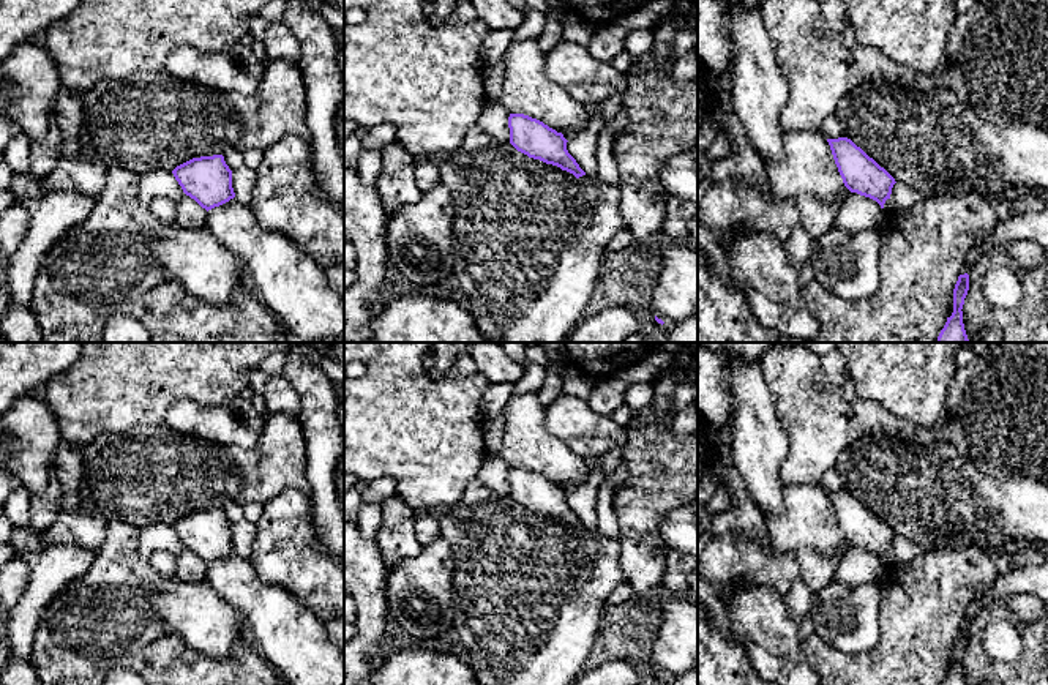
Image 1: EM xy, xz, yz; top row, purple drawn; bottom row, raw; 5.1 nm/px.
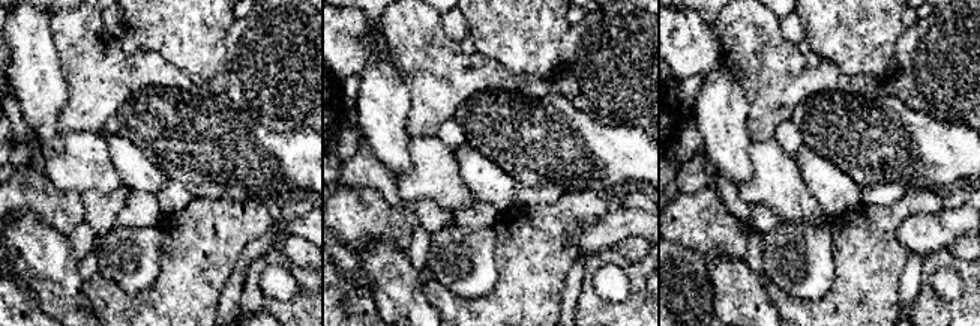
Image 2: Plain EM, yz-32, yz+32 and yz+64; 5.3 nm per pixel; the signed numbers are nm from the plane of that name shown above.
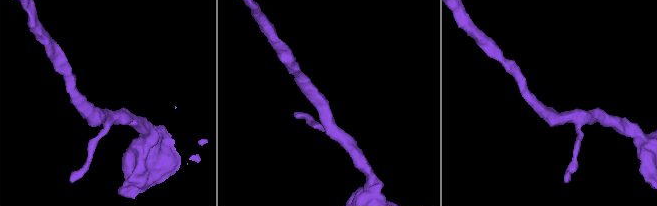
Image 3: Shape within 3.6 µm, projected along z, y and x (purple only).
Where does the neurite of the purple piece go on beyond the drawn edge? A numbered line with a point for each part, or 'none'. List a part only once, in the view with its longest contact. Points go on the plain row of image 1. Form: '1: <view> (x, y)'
none

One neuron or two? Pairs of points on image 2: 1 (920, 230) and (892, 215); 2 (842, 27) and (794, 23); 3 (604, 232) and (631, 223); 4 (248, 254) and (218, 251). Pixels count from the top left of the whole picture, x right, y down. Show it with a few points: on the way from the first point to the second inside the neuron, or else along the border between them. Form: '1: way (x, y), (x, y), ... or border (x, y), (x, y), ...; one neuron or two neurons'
1: border (937, 212), (908, 217), (899, 226), (896, 239); two neurons
2: border (797, 15), (805, 35); two neurons
3: way (610, 230), (625, 223); one neuron
4: border (266, 230), (246, 244), (225, 286); two neurons

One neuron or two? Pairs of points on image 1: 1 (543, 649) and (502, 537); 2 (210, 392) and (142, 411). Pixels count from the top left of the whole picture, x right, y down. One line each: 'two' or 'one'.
1: one
2: one

